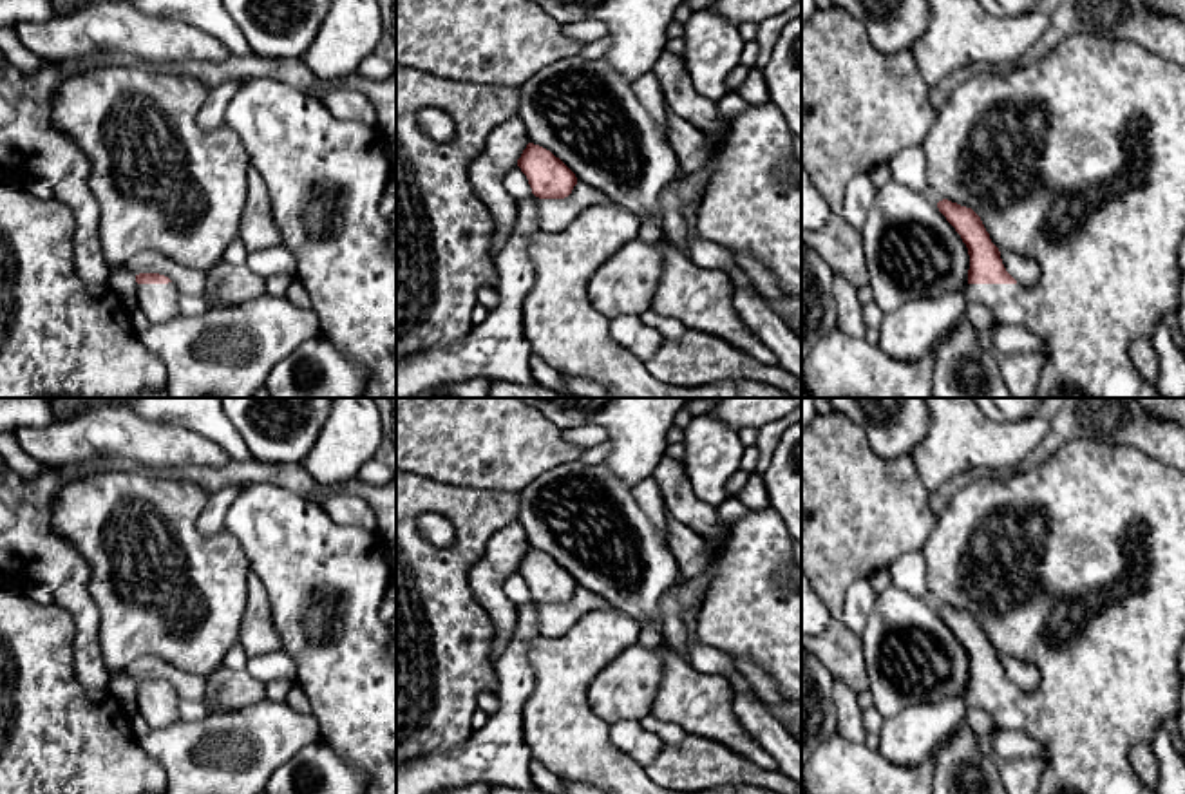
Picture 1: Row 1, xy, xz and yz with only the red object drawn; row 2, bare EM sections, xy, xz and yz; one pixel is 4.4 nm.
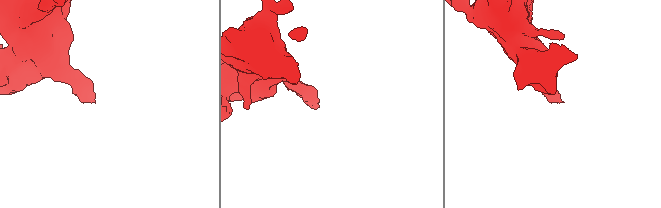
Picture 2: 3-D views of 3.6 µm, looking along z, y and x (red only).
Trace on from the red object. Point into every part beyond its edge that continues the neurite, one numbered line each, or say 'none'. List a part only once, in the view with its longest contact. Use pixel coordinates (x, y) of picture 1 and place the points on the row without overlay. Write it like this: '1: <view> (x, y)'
1: yz (1077, 565)

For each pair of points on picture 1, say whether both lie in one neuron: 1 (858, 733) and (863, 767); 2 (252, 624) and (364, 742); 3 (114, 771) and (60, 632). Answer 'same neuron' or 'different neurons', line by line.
1: different neurons
2: different neurons
3: same neuron

